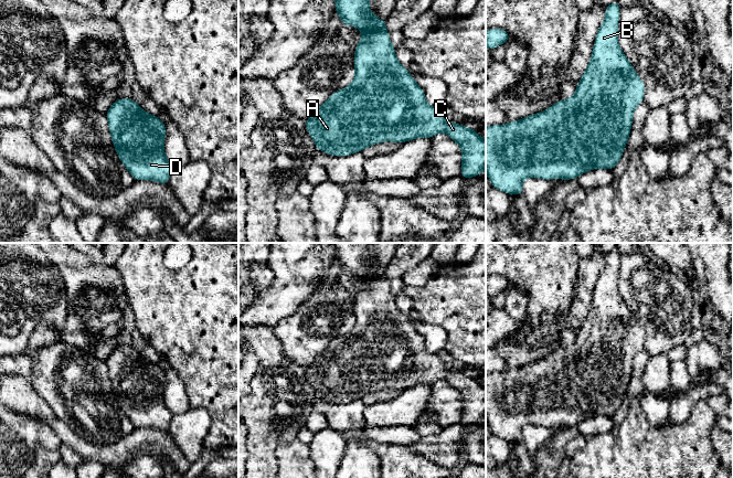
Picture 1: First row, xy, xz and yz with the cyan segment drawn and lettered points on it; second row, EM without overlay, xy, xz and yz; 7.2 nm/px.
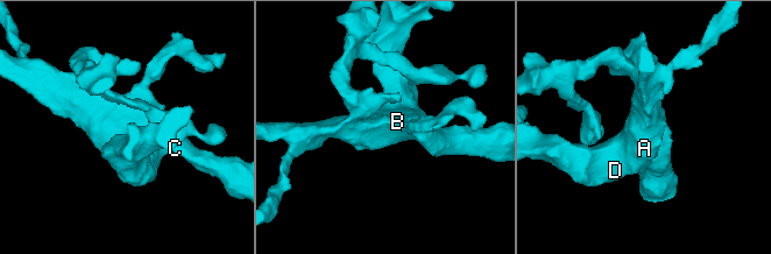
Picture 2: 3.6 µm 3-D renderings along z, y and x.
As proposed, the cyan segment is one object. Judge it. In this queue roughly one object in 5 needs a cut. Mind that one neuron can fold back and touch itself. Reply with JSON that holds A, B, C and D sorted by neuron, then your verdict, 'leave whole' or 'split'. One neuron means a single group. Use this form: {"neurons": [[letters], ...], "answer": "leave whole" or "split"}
{"neurons": [["A", "B", "C", "D"]], "answer": "leave whole"}

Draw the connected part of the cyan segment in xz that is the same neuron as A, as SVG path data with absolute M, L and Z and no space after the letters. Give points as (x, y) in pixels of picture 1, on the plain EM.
M333 243L333 245L336 248L334 258L339 262L341 272L357 274L358 278L363 280L363 285L355 293L355 322L352 330L331 341L312 363L305 367L307 380L314 386L316 396L320 396L327 402L343 404L361 400L379 390L403 391L415 385L432 385L439 380L446 380L461 395L460 423L464 426L469 426L481 422L486 416L486 386L481 385L475 375L446 369L438 354L427 351L423 336L416 331L413 323L395 304L395 294L391 290L385 276L386 267L380 267L373 259L369 258L371 243Z

